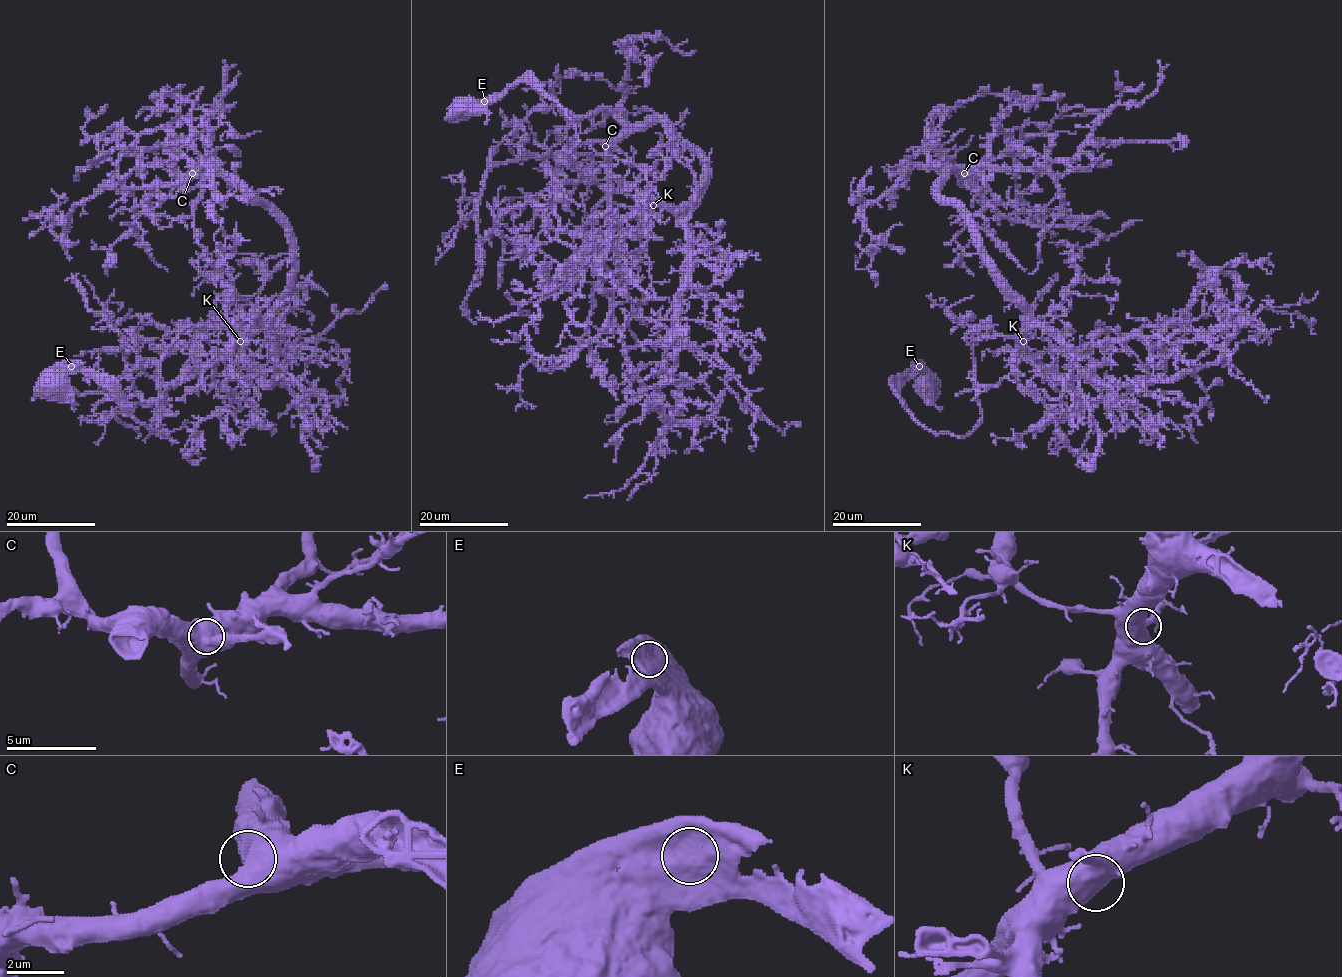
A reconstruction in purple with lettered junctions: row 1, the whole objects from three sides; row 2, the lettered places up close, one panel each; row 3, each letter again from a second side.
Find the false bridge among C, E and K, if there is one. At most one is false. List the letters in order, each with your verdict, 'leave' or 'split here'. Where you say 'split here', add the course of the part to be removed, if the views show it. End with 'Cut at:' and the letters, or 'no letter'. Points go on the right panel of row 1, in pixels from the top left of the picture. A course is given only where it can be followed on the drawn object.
C: leave
E: leave
K: leave
Cut at: no letter

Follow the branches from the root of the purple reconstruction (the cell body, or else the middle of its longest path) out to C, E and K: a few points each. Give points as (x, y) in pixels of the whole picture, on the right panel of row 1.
C: (926, 385), (915, 372), (904, 407), (966, 436), (973, 325), (1025, 324), (939, 196), (964, 173)
E: (926, 385), (922, 384), (919, 365)
K: (926, 385), (915, 372), (899, 389), (904, 407), (930, 432), (966, 436), (982, 416), (973, 325), (1023, 341)

